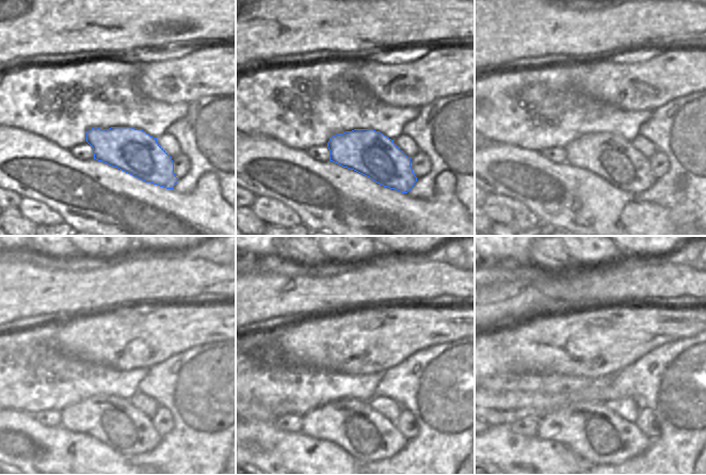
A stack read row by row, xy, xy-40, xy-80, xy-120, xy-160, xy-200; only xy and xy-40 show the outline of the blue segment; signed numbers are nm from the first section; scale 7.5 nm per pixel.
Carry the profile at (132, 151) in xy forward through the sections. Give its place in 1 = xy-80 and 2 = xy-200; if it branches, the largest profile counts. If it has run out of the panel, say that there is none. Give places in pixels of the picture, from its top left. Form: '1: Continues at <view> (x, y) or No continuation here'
1: Continues at xy-80 (609, 156)
2: Continues at xy-200 (591, 430).

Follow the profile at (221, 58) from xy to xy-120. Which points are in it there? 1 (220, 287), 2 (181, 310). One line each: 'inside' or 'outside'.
1: outside
2: inside

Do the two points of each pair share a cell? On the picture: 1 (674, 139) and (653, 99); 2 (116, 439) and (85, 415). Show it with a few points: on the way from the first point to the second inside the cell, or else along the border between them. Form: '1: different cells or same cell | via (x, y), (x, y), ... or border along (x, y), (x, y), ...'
1: different cells | border along (680, 97), (670, 100), (652, 112)
2: same cell | via (109, 431), (93, 416)

